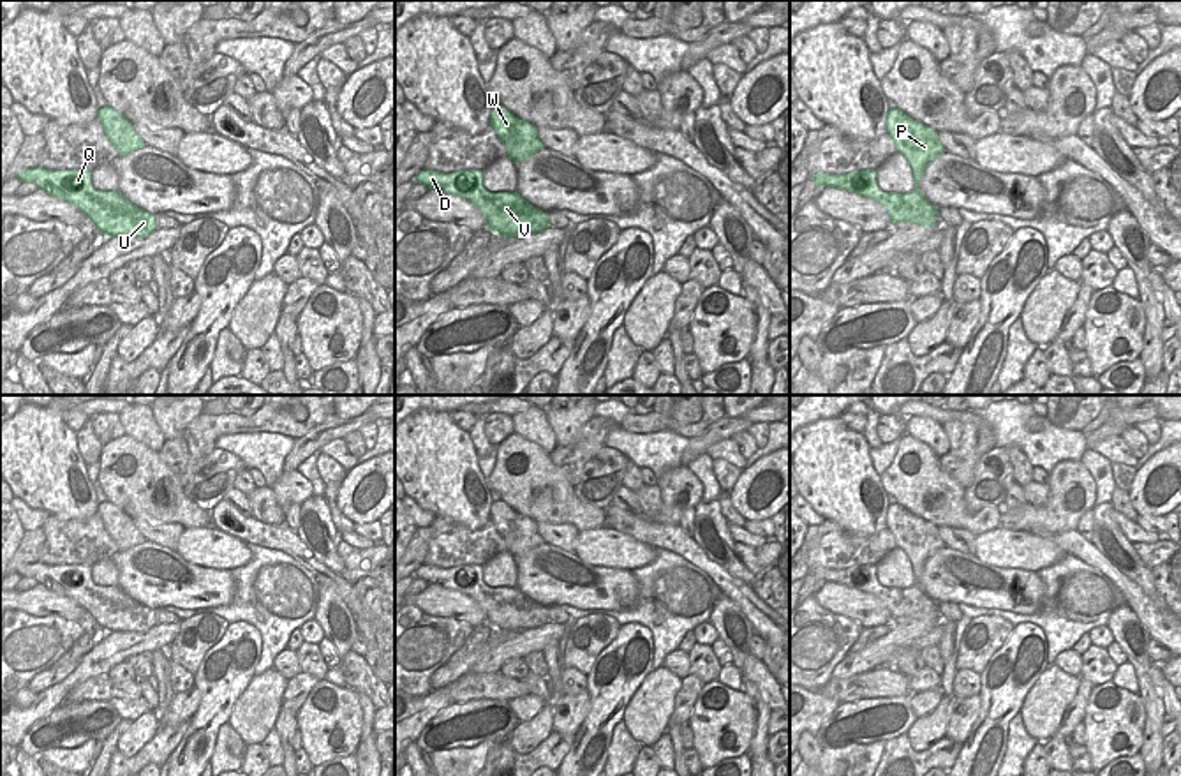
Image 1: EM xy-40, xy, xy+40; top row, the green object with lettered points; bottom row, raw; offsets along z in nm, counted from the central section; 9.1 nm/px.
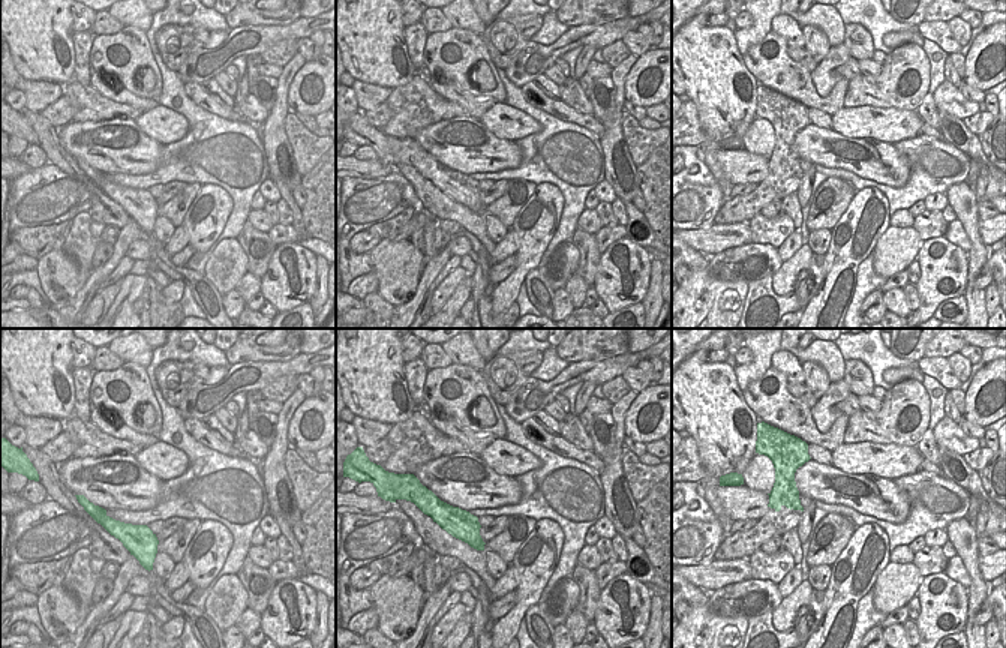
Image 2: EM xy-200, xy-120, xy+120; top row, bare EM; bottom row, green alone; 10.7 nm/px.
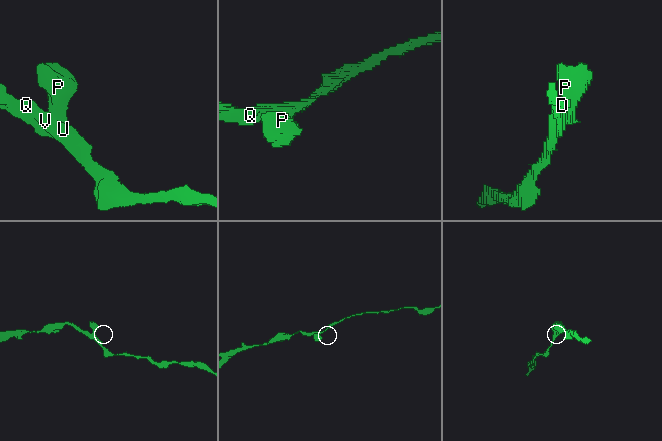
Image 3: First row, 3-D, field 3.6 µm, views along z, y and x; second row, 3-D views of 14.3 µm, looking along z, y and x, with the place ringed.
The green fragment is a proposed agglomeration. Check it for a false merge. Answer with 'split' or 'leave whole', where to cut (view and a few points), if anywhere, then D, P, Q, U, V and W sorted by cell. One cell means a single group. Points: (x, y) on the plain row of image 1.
leave whole; no cut; D P Q U V W

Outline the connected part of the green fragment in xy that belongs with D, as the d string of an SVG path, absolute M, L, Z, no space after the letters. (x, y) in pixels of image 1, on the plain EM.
M421 564L414 577L467 594L487 614L487 624L501 631L534 630L550 621L548 608L529 600L518 587L487 586L481 564L453 568Z

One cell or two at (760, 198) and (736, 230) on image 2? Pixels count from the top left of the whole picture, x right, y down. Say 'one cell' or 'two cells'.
two cells

